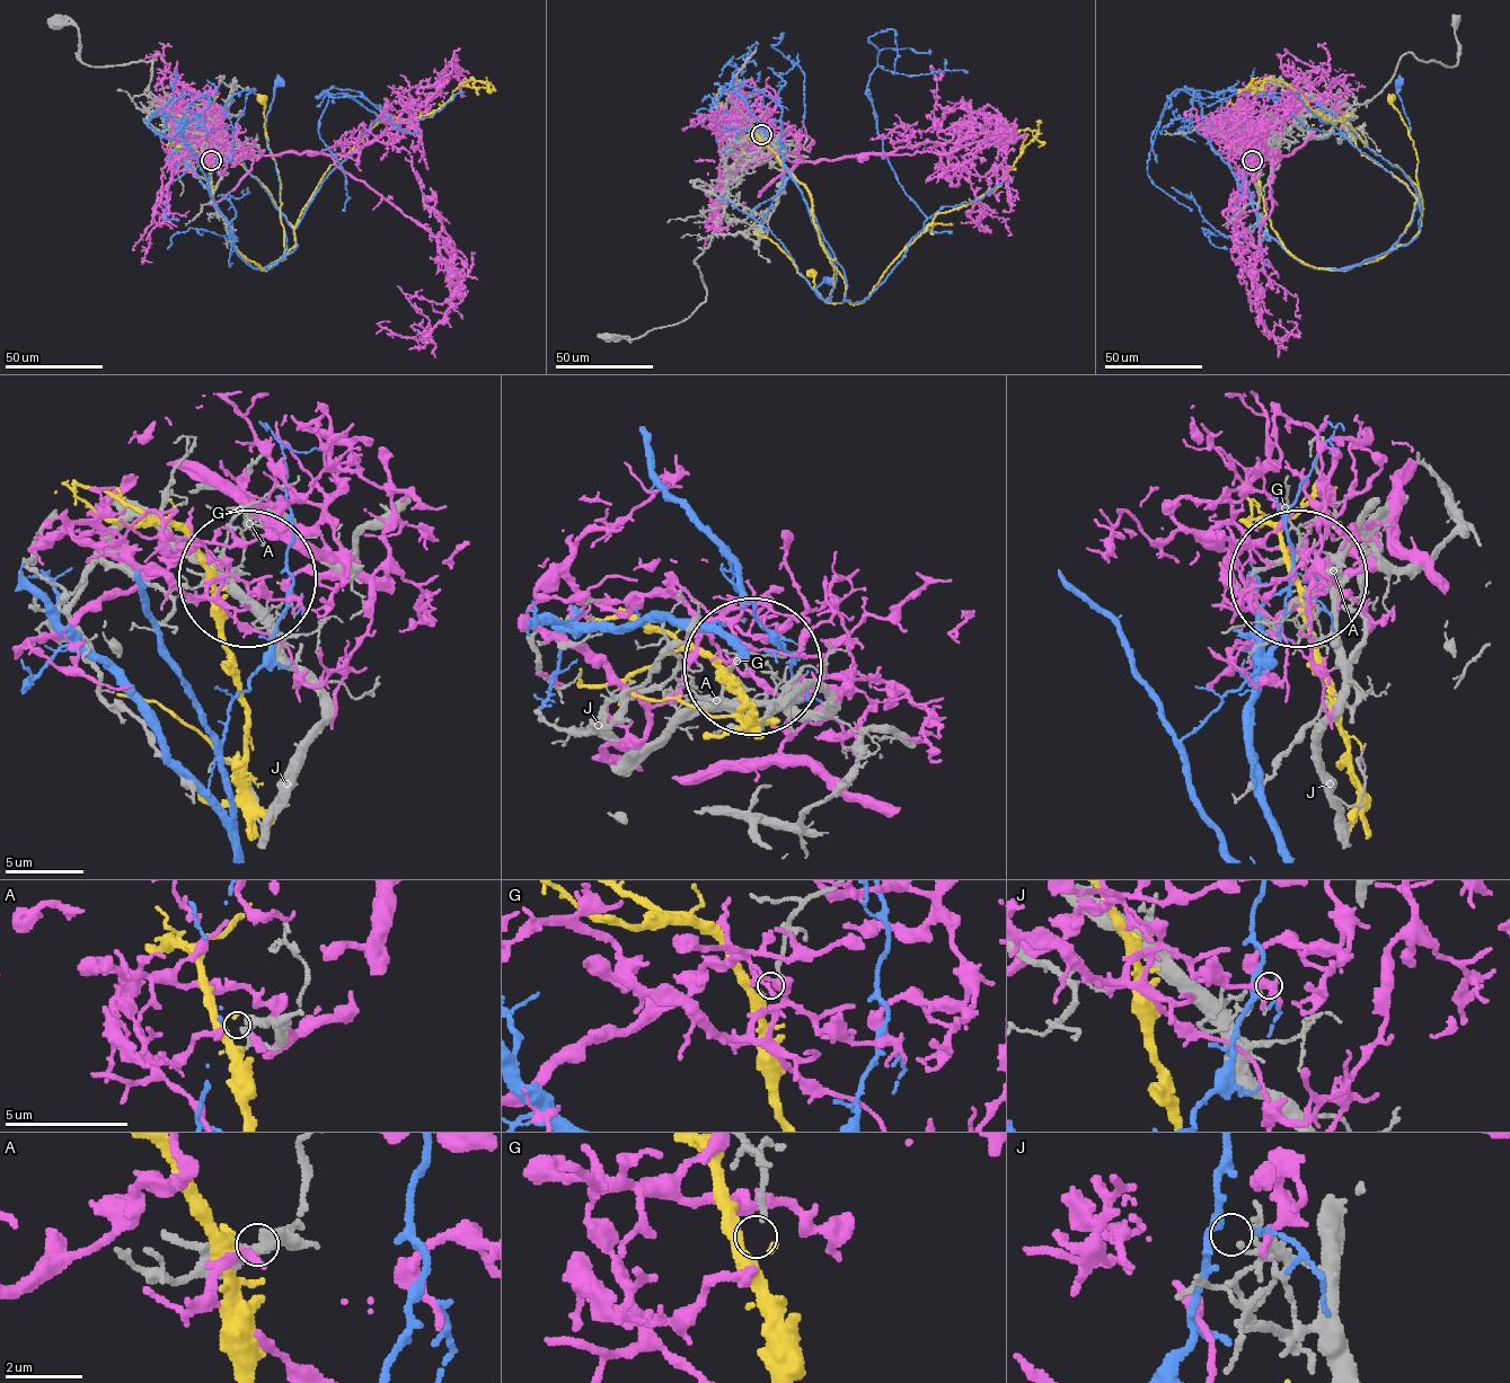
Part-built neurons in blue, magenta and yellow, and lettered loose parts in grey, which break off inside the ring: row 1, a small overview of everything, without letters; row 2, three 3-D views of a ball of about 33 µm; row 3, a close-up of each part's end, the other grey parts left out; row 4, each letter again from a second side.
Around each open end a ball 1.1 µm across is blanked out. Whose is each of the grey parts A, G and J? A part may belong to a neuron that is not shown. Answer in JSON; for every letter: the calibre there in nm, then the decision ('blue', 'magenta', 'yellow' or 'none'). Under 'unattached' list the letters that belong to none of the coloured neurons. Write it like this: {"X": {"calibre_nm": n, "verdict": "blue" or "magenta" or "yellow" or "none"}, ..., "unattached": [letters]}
{"A": {"calibre_nm": 380, "verdict": "magenta"}, "G": {"calibre_nm": 160, "verdict": "yellow"}, "J": {"calibre_nm": 130, "verdict": "none"}, "unattached": ["J"]}

